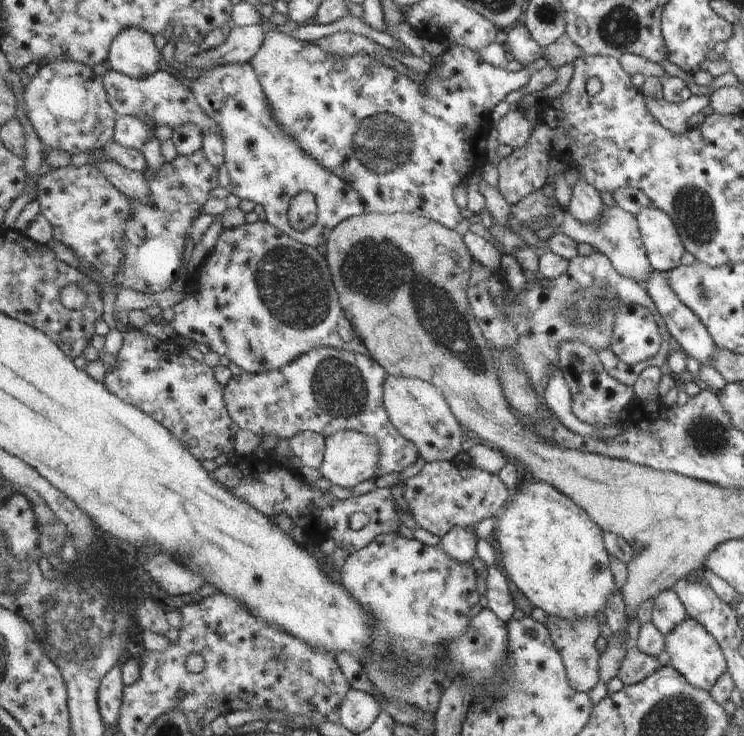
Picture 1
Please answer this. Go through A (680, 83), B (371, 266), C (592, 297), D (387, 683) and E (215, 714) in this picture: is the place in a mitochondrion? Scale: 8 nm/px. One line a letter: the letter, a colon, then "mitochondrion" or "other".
A: other
B: mitochondrion
C: mitochondrion
D: mitochondrion
E: other

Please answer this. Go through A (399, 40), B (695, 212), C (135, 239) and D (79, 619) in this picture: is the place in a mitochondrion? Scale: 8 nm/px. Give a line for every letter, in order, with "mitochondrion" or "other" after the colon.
A: other
B: mitochondrion
C: mitochondrion
D: mitochondrion

